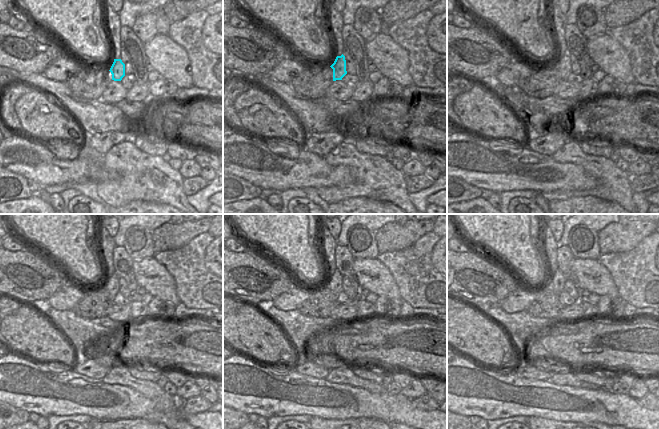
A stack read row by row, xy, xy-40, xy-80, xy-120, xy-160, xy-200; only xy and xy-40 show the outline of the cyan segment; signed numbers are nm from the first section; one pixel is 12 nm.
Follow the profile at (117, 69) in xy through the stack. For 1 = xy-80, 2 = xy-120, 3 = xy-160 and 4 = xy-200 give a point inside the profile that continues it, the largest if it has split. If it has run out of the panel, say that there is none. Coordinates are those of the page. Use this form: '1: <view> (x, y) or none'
1: xy-80 (563, 66)
2: xy-120 (111, 286)
3: xy-160 (334, 283)
4: xy-200 (557, 280)

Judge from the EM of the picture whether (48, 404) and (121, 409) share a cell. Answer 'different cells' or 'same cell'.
same cell

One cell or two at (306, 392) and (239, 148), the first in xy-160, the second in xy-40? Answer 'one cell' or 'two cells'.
one cell

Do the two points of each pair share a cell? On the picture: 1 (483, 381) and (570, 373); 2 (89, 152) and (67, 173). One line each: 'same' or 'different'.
1: different
2: different

